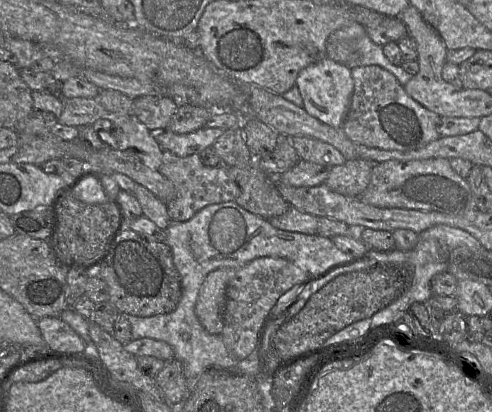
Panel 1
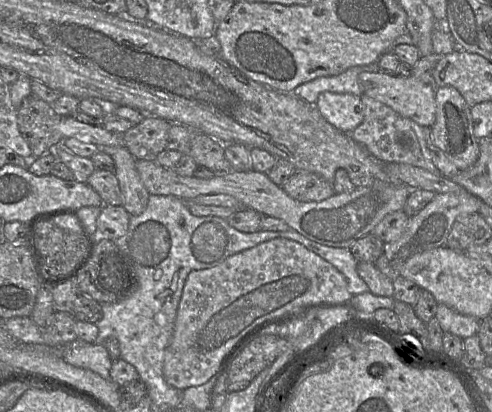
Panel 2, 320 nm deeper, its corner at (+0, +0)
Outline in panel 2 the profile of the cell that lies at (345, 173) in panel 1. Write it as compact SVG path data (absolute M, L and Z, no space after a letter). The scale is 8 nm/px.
M295 171L281 187L290 197L303 202L322 201L335 194L332 182L305 171Z

